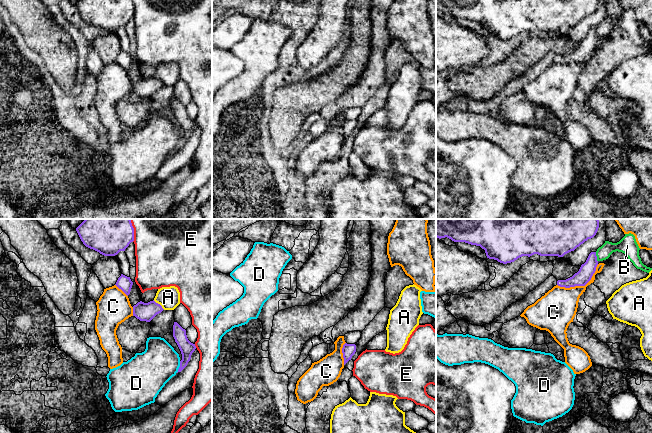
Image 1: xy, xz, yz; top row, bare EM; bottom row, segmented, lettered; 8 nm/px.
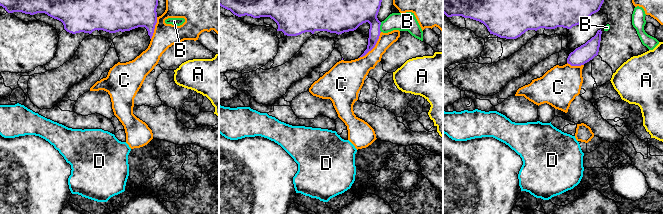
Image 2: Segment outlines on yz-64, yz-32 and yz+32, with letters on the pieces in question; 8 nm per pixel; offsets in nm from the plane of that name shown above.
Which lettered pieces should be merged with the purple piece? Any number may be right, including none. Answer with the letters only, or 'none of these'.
none of these

